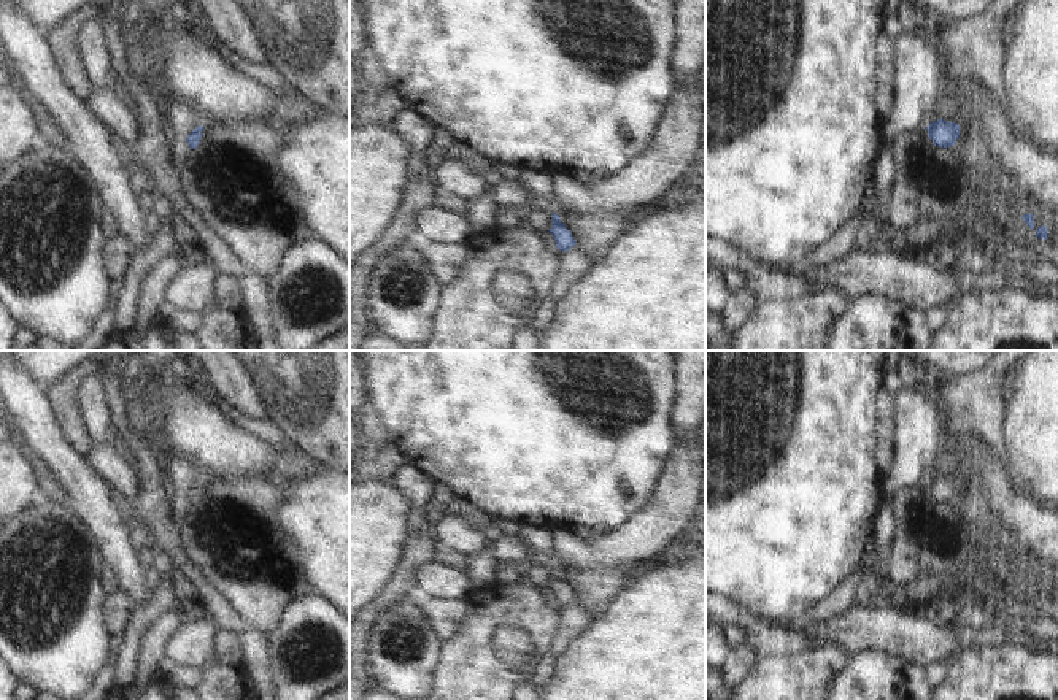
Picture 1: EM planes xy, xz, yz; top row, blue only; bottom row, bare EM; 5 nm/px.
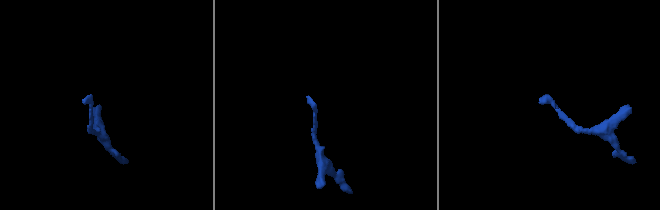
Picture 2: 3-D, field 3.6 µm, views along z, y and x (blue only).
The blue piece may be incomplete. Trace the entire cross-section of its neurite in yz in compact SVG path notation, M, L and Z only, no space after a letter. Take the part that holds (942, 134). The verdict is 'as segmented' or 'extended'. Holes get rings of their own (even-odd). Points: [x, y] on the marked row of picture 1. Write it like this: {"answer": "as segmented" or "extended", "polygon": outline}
{"answer": "as segmented", "polygon": "M944 119L929 122L926 130L933 144L939 148L950 148L960 138L960 125L955 122L944 121Z"}

